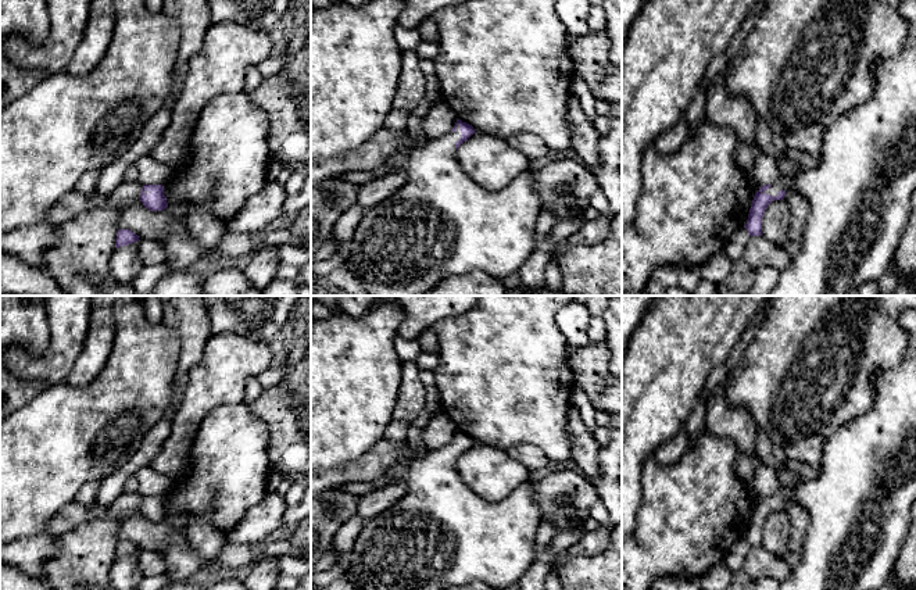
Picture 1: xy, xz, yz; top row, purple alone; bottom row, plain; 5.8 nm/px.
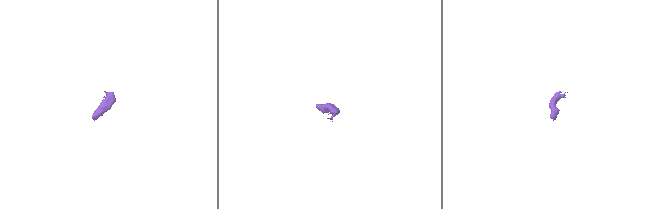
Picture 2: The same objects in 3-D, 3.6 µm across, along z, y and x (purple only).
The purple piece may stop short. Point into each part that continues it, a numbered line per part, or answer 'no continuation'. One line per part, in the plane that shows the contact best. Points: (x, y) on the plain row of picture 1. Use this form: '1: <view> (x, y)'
1: xz (440, 533)

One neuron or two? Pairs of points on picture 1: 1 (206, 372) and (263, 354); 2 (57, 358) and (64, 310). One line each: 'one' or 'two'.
1: one
2: one

